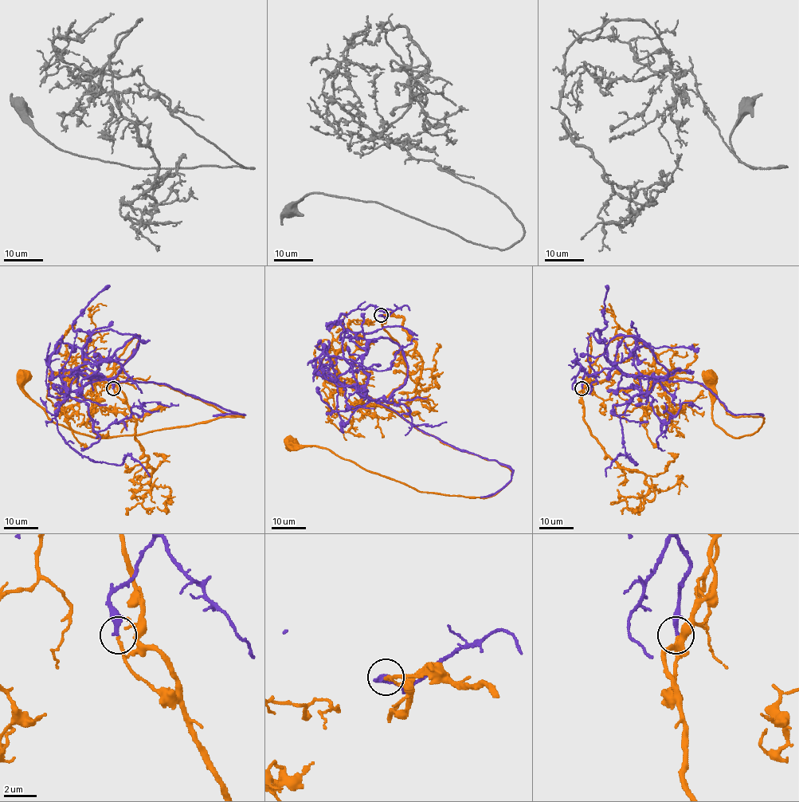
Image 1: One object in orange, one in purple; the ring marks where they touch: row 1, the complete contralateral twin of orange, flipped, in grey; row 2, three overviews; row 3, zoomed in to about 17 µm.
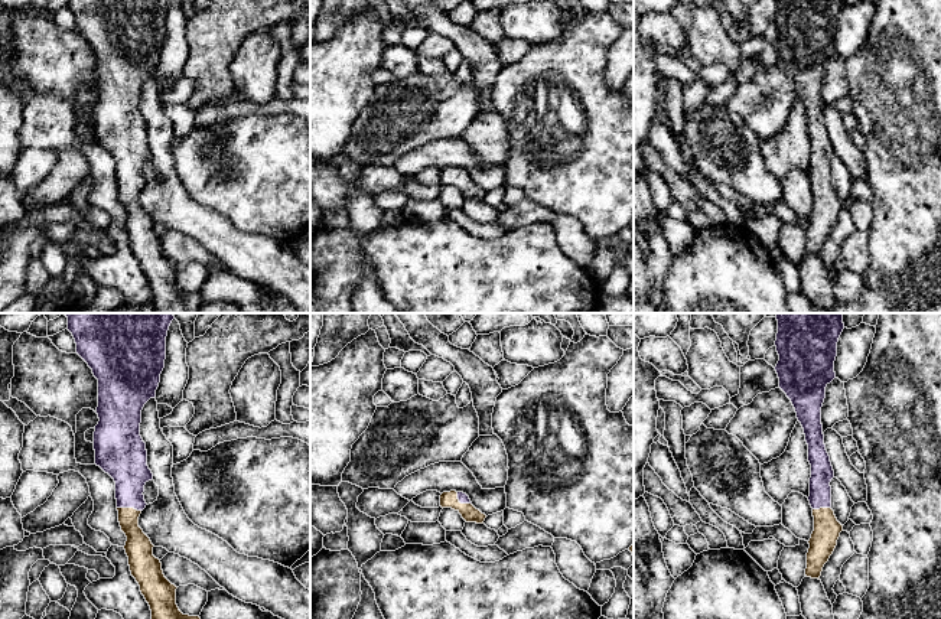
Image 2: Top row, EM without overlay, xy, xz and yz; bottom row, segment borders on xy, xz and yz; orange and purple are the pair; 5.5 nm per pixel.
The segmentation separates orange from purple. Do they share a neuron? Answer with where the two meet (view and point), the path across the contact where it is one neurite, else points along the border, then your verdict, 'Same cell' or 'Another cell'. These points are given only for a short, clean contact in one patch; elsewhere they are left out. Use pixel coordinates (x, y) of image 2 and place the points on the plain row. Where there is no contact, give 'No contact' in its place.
Touches orange at xy (129, 185). Another cell

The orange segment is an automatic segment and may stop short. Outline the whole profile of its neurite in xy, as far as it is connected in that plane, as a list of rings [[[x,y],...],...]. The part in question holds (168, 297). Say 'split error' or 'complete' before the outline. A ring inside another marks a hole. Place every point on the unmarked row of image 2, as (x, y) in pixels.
complete; [[[117,185],[118,199],[127,218],[124,222],[131,253],[152,287],[152,300],[157,313],[198,313],[202,304],[199,293],[183,291],[176,281],[176,263],[163,251],[162,240],[153,232],[150,215],[139,203],[141,188]]]

